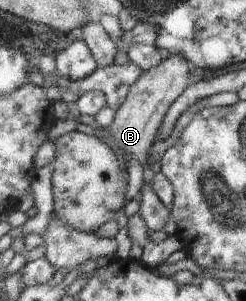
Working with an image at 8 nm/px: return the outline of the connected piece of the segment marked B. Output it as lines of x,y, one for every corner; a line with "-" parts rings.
180,53
170,54
158,67
144,73
137,83
129,89
126,102
116,113
115,120
106,129
78,123
75,130
84,133
84,135
94,135
94,137
102,139
127,169
124,161
128,157
140,161
148,157
150,147
158,141
158,131
160,131
160,125
162,125
168,109
186,91
188,85
190,85
190,59
186,59

